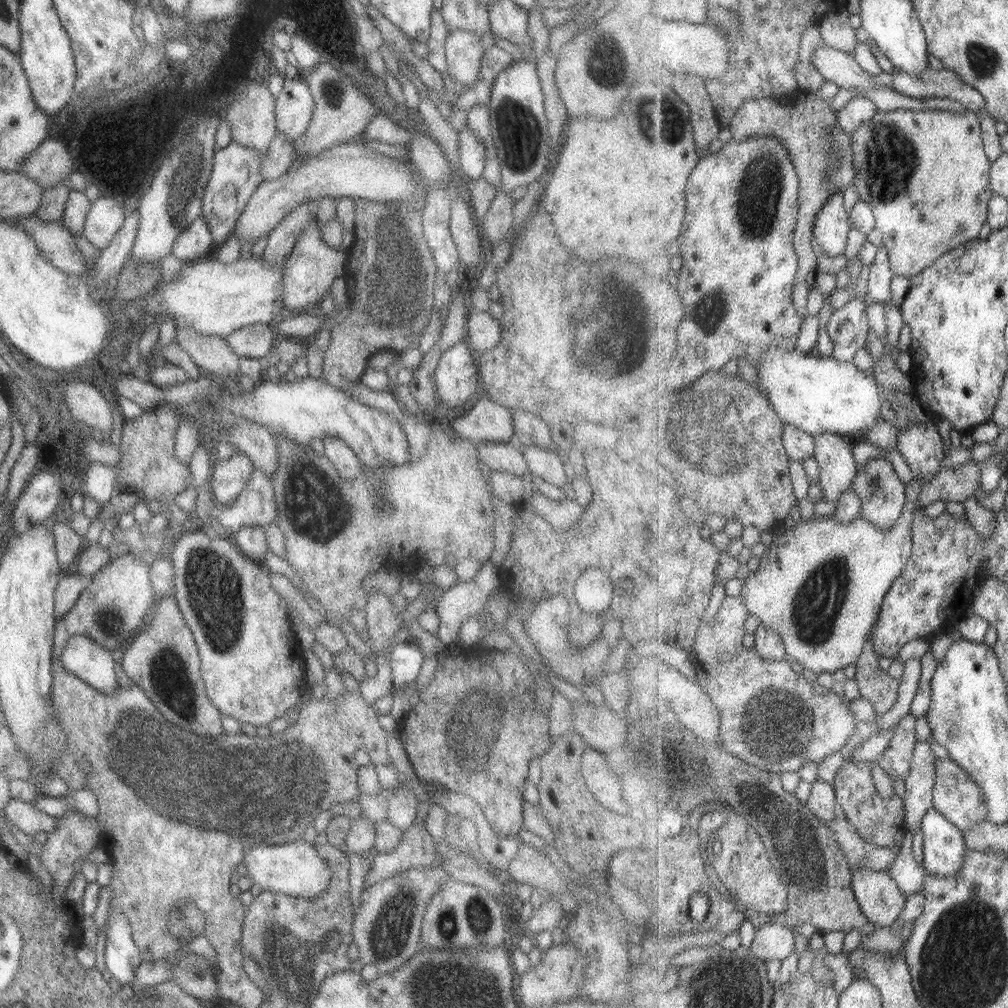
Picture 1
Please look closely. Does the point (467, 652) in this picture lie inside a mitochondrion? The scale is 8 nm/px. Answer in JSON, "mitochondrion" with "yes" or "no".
{"mitochondrion":"no"}

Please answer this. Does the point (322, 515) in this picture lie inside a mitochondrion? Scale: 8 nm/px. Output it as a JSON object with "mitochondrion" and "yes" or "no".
{"mitochondrion":"yes"}

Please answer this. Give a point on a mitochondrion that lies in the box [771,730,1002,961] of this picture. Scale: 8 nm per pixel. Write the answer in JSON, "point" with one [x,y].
{"point":[808,871]}

